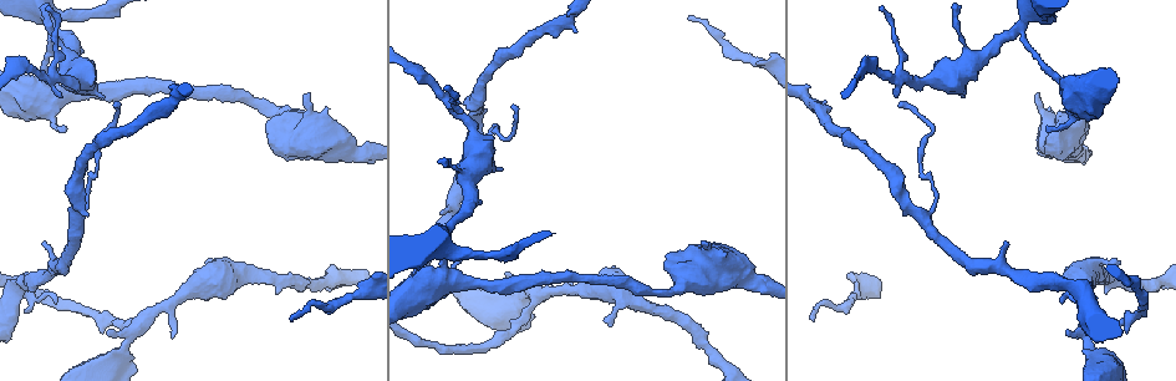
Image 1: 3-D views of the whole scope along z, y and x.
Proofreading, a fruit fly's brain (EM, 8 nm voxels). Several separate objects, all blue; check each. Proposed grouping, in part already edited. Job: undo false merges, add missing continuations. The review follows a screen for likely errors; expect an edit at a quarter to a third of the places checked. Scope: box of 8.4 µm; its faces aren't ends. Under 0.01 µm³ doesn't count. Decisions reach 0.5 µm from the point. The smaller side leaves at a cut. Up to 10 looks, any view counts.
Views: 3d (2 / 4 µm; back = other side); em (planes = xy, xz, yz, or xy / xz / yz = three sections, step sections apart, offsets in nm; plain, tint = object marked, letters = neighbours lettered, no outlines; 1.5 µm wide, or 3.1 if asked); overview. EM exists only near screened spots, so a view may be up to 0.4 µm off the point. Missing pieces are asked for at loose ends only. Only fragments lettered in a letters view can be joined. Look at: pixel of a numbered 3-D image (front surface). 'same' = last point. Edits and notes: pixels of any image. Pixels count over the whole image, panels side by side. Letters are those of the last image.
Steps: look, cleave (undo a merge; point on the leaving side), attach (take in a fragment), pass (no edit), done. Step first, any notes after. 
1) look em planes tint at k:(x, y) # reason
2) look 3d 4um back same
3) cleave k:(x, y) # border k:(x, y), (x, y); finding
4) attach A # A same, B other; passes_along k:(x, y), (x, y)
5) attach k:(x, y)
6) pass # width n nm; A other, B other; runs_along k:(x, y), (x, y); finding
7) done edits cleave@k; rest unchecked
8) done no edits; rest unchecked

look em xz step 8 letters at 1:(609, 326) # branch stops here

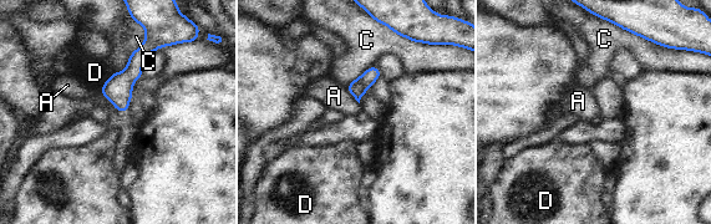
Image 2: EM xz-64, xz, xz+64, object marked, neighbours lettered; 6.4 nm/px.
look em planes letters same # another direction

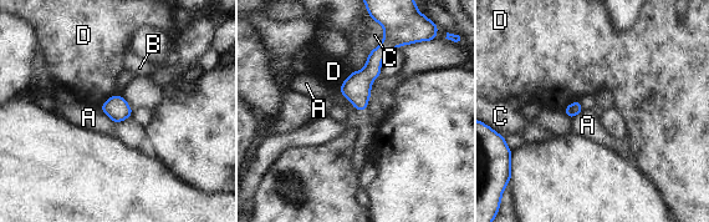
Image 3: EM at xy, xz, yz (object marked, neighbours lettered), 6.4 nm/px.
pass # A other, B other, C other, D other; runs_along 3:(392, 45), (358, 84), (358, 107); no lettered fragment goes on from it

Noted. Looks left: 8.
look 3d 2um at 1:(812, 319) # tapers out

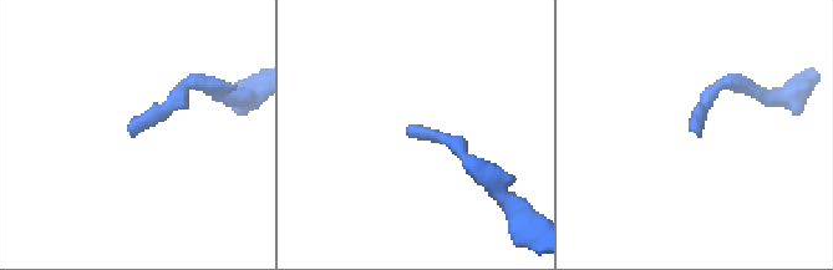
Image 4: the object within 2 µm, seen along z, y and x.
look em xy step 8 letters at 4:(132, 131) # shape alone is not enough

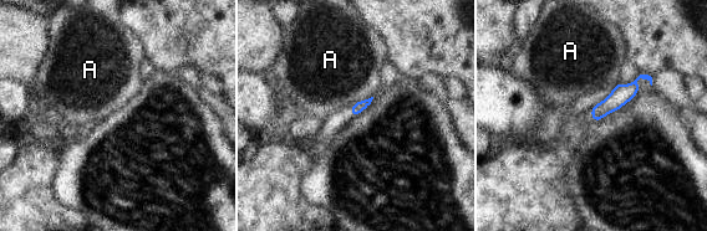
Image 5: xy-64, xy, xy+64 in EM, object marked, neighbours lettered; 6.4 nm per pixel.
pass # A other; border 5:(372, 96), (357, 101), (349, 113); none of them fits

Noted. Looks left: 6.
look 3d 4um at 1:(762, 63)

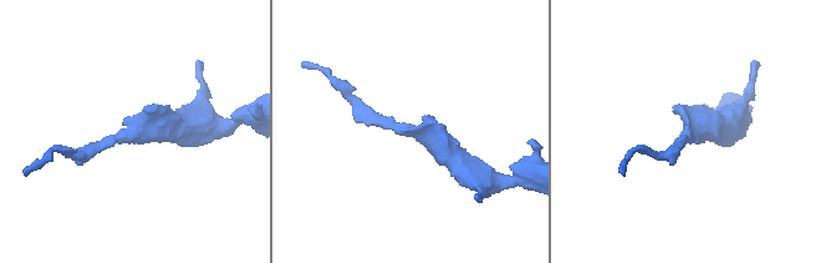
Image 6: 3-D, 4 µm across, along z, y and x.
look em planes letters at 6:(414, 134) # need the tissue

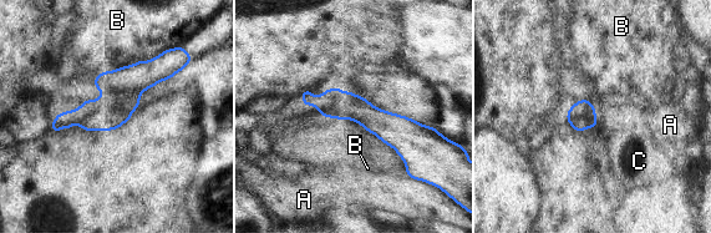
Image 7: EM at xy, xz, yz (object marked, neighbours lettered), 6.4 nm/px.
pass # A other, B other, C other; one neuron here

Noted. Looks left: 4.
look 3d 4um at 1:(66, 128) # an open end

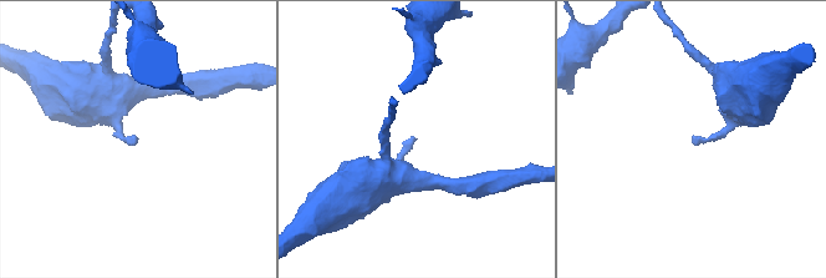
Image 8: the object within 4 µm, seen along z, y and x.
look em planes letters at 8:(692, 142) # shape alone is not enough

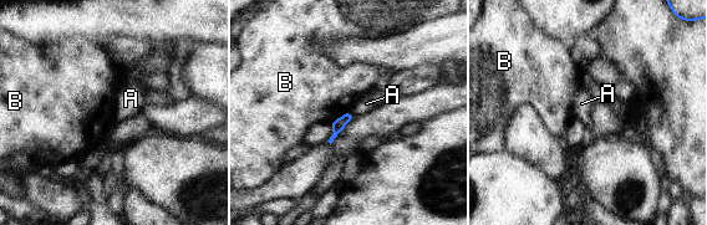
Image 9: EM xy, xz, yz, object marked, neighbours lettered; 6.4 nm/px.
pass # A other, B other; no lettered fragment goes on from it

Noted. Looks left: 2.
done no edits; rest unchecked

